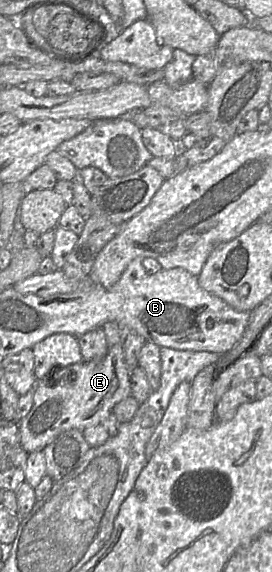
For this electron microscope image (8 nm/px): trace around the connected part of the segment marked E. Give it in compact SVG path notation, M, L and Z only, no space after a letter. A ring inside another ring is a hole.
M123 340L109 347L99 361L67 367L56 383L36 380L33 406L29 413L17 421L21 445L27 453L43 450L58 434L69 429L83 431L104 420L114 406L131 396L130 371L124 357Z

